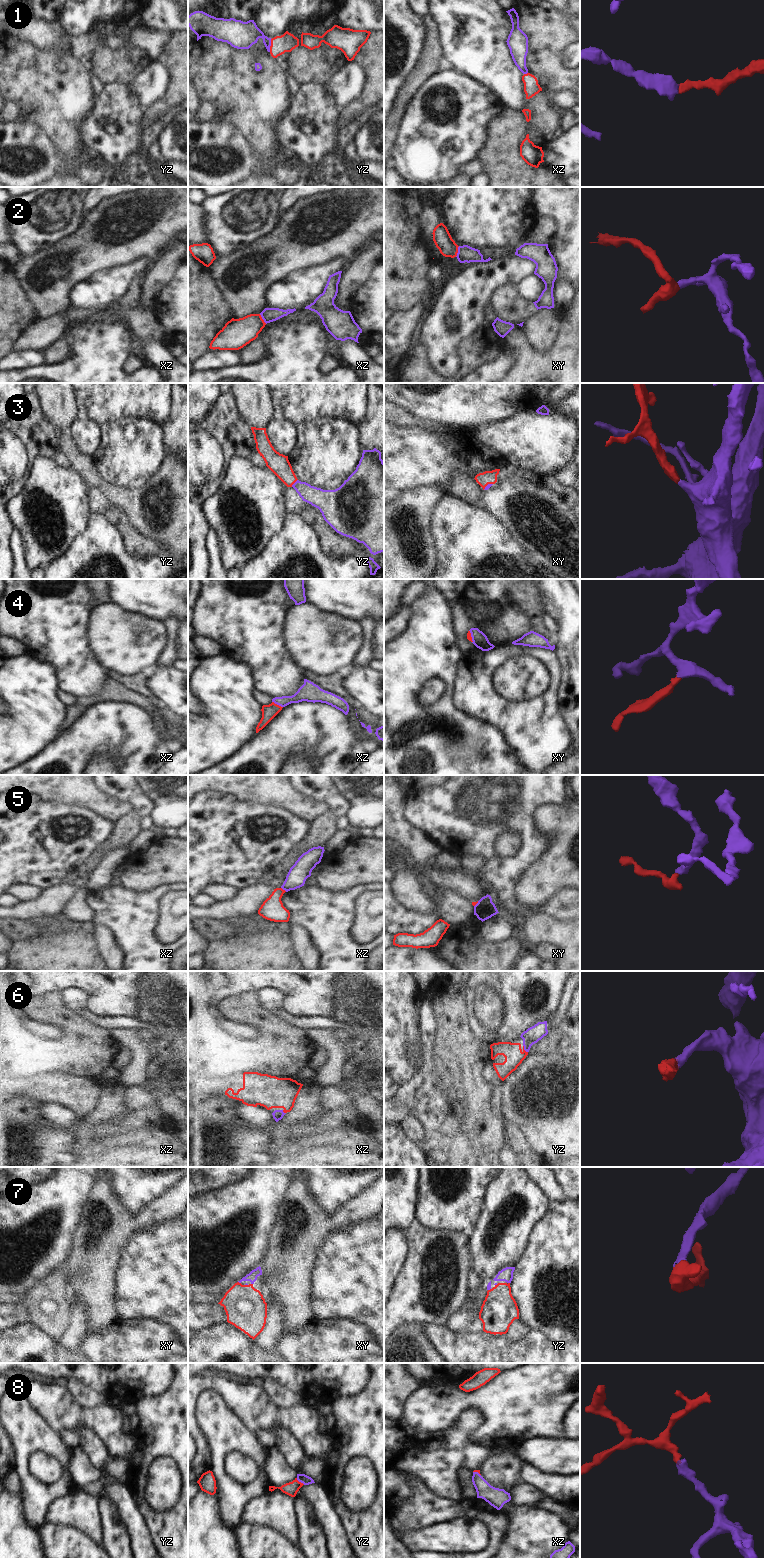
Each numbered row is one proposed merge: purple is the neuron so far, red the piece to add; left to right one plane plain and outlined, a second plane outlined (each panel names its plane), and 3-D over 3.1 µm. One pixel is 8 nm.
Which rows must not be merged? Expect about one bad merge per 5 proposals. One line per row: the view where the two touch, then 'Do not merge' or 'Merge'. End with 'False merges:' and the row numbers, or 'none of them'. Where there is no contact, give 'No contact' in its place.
1: Touches purple in yz. Merge
2: Touches purple in xy. Merge
3: Touches purple in yz. Merge
4: Touches purple in xz. Merge
5: Touches purple in xz. Do not merge
6: Touches purple in yz. Merge
7: Touches purple in xy. Merge
8: Touches purple in yz. Merge
False merges: 5

